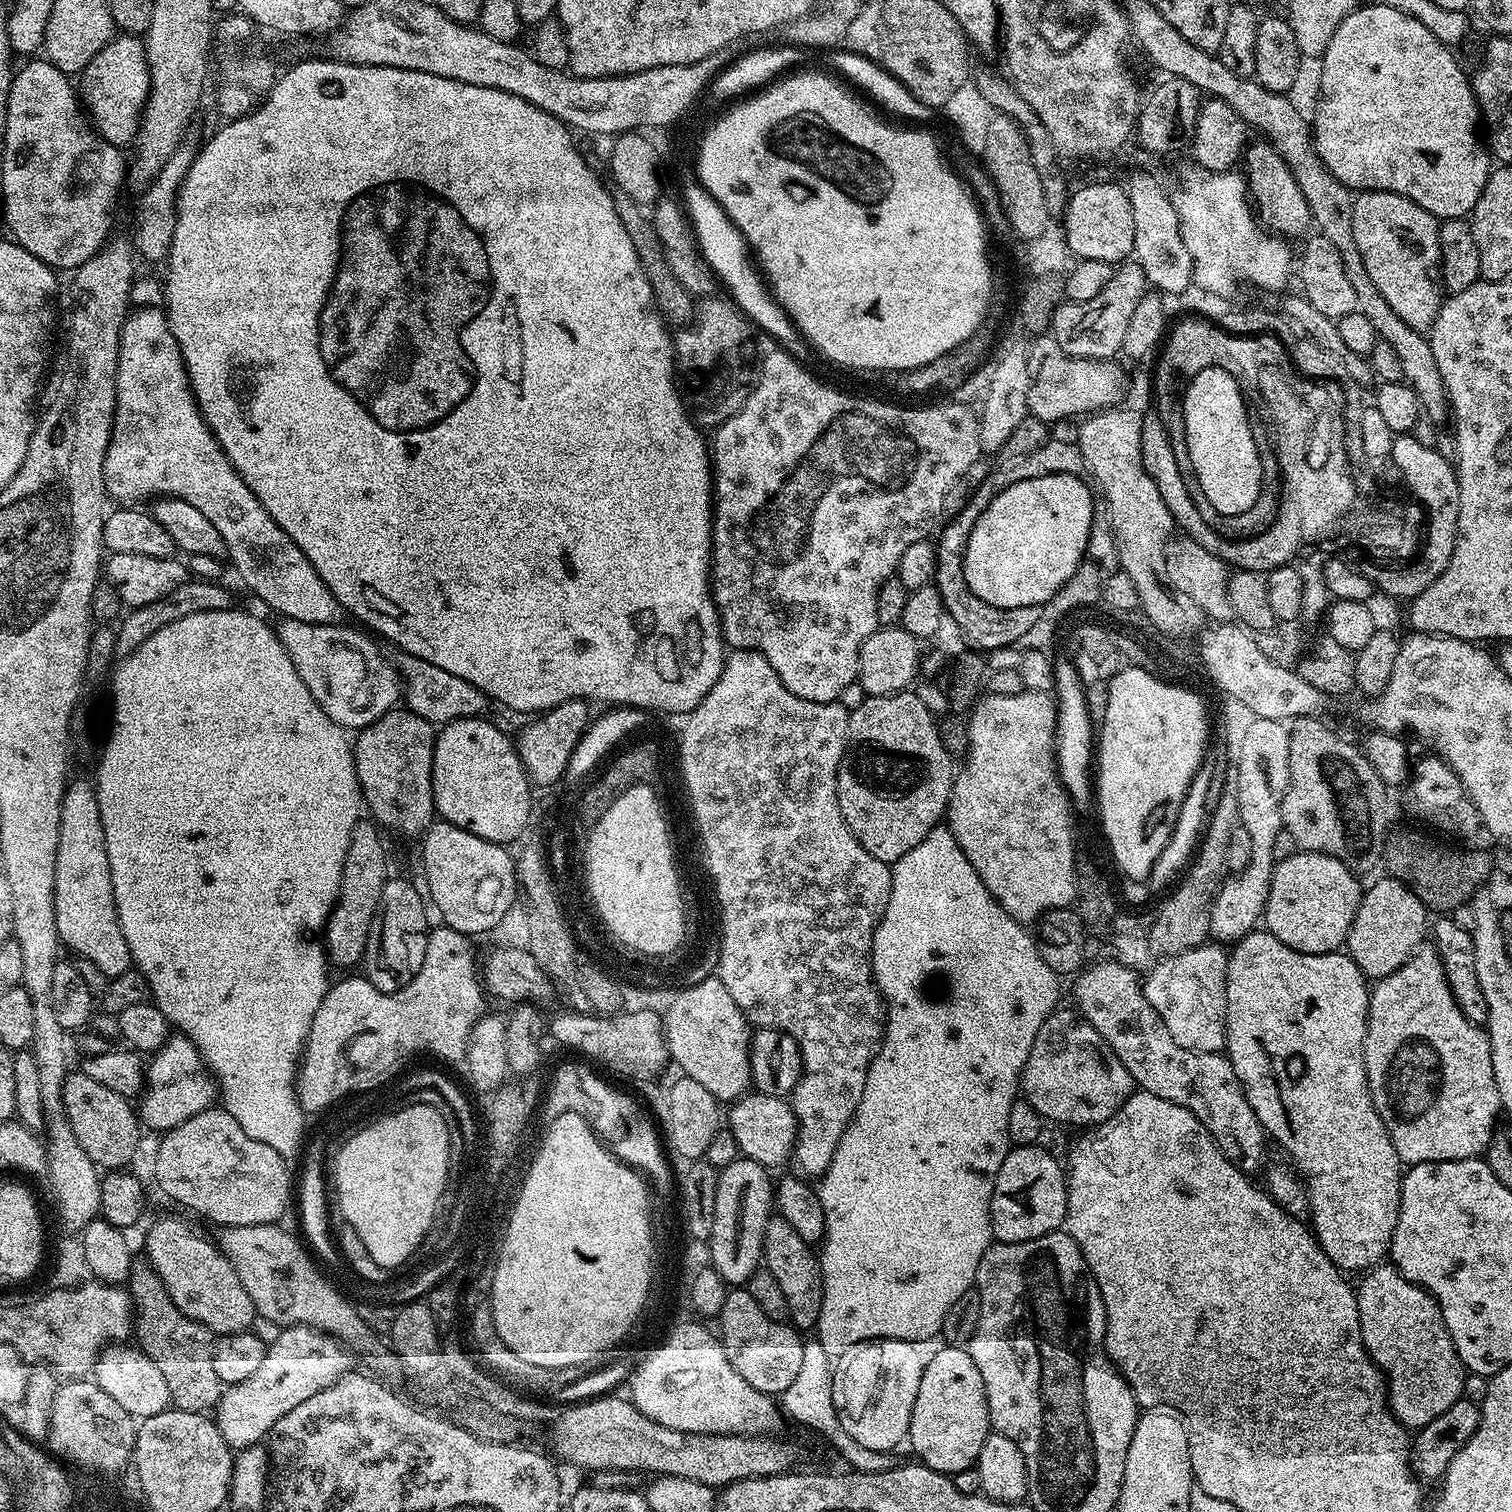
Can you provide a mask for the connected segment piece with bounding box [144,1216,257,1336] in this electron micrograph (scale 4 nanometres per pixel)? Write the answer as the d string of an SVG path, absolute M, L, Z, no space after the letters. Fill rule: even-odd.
M164 1216L149 1230L144 1248L148 1251L147 1263L162 1278L162 1286L166 1286L174 1306L182 1314L220 1336L251 1329L253 1320L257 1319L256 1307L215 1239L207 1240L190 1221L180 1216Z

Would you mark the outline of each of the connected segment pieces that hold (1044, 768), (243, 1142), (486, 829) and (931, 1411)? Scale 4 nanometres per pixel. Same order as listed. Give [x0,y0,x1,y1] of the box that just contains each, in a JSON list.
[[946,690,1072,926],[156,1106,294,1228],[432,716,534,846],[907,1346,989,1472]]

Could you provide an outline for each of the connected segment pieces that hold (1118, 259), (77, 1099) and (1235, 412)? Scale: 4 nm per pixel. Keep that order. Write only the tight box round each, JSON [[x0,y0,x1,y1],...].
[[1062,184,1134,266],[62,1070,142,1170],[1182,368,1264,515]]

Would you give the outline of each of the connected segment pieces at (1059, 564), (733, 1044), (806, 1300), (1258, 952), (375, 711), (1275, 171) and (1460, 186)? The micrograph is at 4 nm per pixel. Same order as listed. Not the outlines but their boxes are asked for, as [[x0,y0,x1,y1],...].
[[964,474,1094,608],[663,975,753,1102],[763,1214,824,1329],[1226,930,1402,1274],[274,616,401,730],[1246,142,1313,238],[1314,2,1490,221]]

